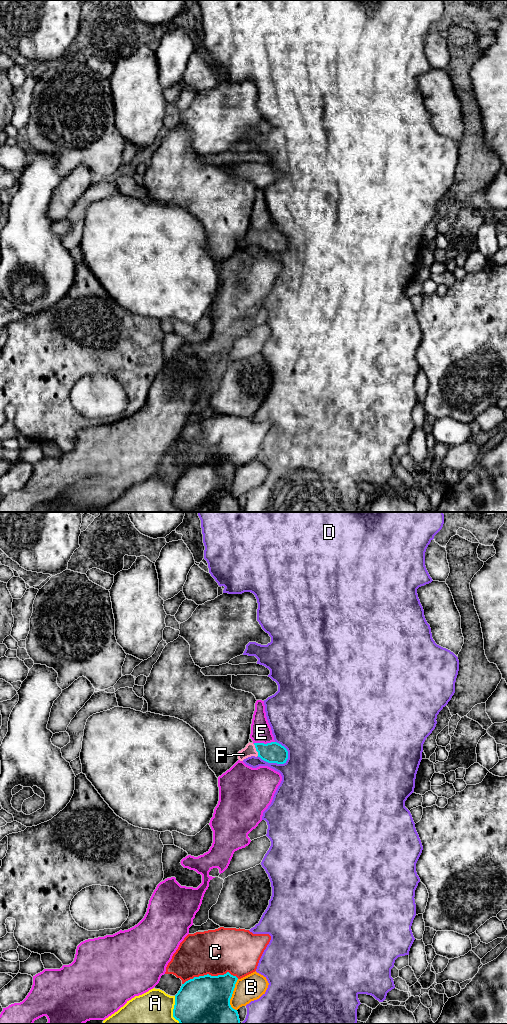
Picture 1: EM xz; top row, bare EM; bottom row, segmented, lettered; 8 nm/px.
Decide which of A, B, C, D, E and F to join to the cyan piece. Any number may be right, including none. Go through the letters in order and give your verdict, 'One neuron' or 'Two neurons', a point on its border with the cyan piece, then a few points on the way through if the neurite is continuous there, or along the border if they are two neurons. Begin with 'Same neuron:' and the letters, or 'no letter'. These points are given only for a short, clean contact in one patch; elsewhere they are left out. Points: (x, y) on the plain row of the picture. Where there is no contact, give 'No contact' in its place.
Same neuron: F
A: Two neurons. Touches cyan at xz (173, 498)
B: Two neurons. Touches cyan at xz (231, 483)
C: Two neurons. Touches cyan at xz (210, 463)
D: Two neurons. Touches cyan at xz (276, 250)
E: Two neurons. Touches cyan at xz (263, 231)
F: One neuron. Touches cyan at xz (256, 238). Path across: xz (273, 240), (256, 238), (250, 238)

